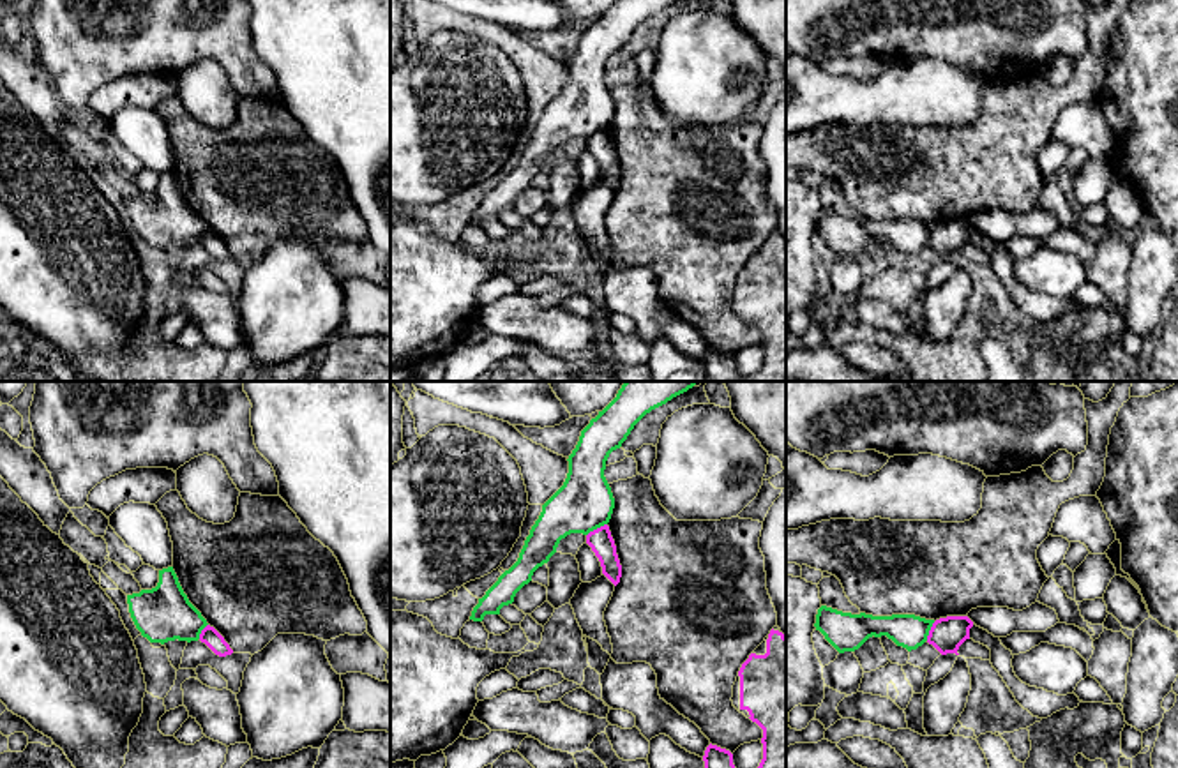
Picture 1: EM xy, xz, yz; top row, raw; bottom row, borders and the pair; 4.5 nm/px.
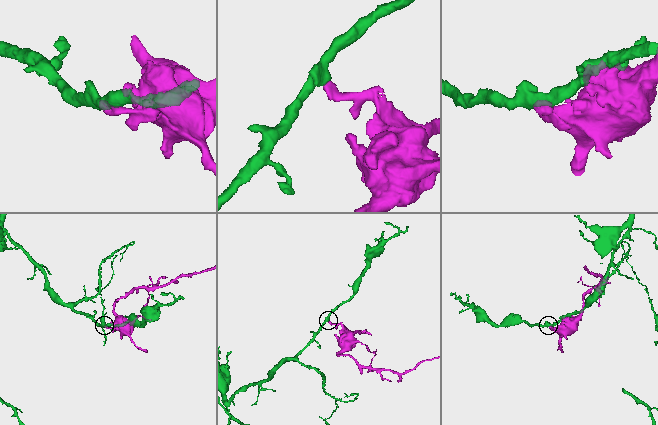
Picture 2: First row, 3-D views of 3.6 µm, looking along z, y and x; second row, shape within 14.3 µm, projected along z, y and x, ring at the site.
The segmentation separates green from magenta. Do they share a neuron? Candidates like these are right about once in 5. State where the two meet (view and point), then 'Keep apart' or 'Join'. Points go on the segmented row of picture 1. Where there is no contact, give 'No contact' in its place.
Touches green at xz (596, 528). Keep apart

